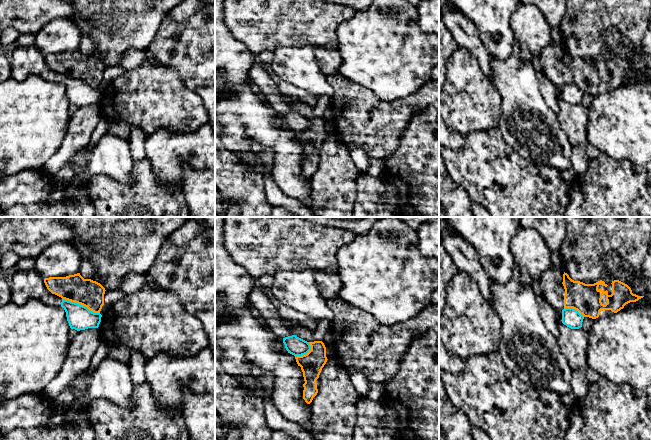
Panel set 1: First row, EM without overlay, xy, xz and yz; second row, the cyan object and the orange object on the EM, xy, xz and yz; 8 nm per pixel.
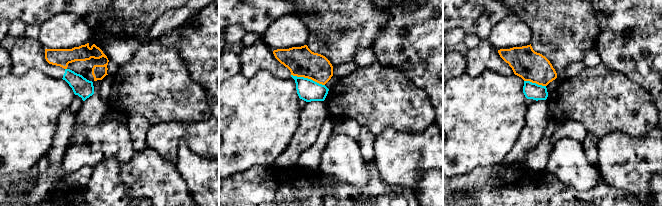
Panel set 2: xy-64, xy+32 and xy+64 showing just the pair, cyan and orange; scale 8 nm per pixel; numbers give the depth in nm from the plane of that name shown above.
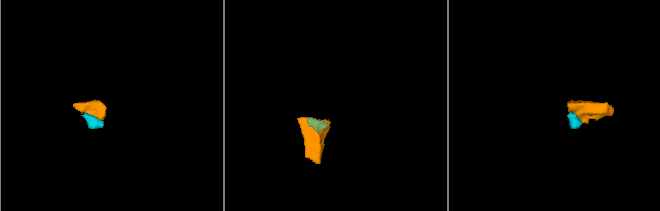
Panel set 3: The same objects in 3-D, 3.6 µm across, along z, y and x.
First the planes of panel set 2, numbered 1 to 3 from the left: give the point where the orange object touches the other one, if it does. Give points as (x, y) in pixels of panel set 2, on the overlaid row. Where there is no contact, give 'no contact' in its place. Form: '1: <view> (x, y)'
1: no contact
2: xy+32 (307, 78)
3: xy+64 (535, 83)

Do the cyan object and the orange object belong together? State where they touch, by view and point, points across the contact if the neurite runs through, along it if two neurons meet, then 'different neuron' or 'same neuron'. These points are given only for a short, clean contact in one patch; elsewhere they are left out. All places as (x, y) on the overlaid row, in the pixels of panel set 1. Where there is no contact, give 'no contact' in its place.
contact xy (80, 304); border xy (62, 298), (80, 303), (99, 313); different neuron

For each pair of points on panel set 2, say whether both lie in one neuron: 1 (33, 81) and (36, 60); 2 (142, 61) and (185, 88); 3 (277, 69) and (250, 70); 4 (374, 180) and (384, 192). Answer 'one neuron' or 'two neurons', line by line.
1: two neurons
2: one neuron
3: one neuron
4: one neuron

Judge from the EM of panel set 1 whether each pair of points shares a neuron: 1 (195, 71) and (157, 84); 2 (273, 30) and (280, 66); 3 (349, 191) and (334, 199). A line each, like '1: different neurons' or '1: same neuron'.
1: different neurons
2: different neurons
3: same neuron

